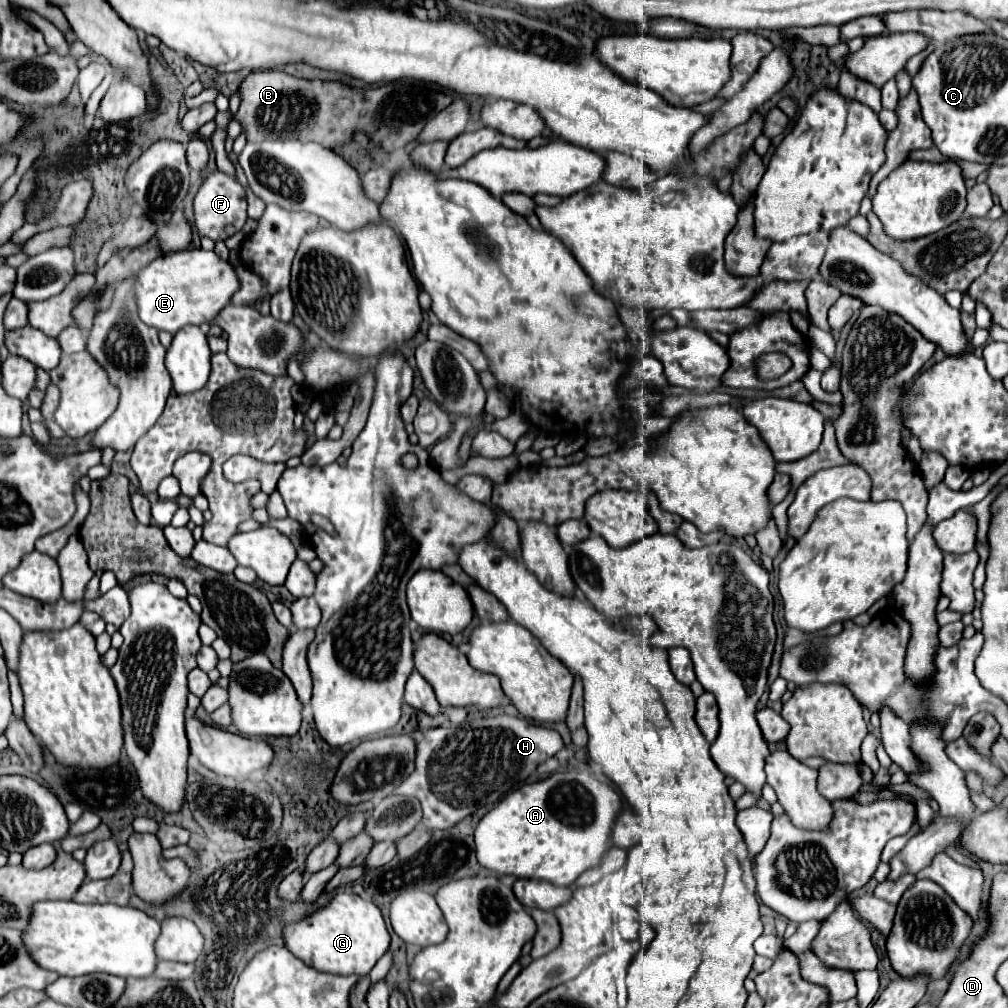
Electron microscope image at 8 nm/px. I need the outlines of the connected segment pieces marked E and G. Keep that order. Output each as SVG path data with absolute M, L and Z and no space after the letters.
M185 249L165 253L141 269L135 281L135 297L143 323L173 335L185 325L209 325L215 315L219 315L219 311L231 303L231 297L239 287L241 283L235 269L215 251Z
M339 891L331 903L311 917L285 925L285 945L309 967L323 973L339 975L369 975L373 965L389 949L389 931L379 907L361 899L353 891Z

